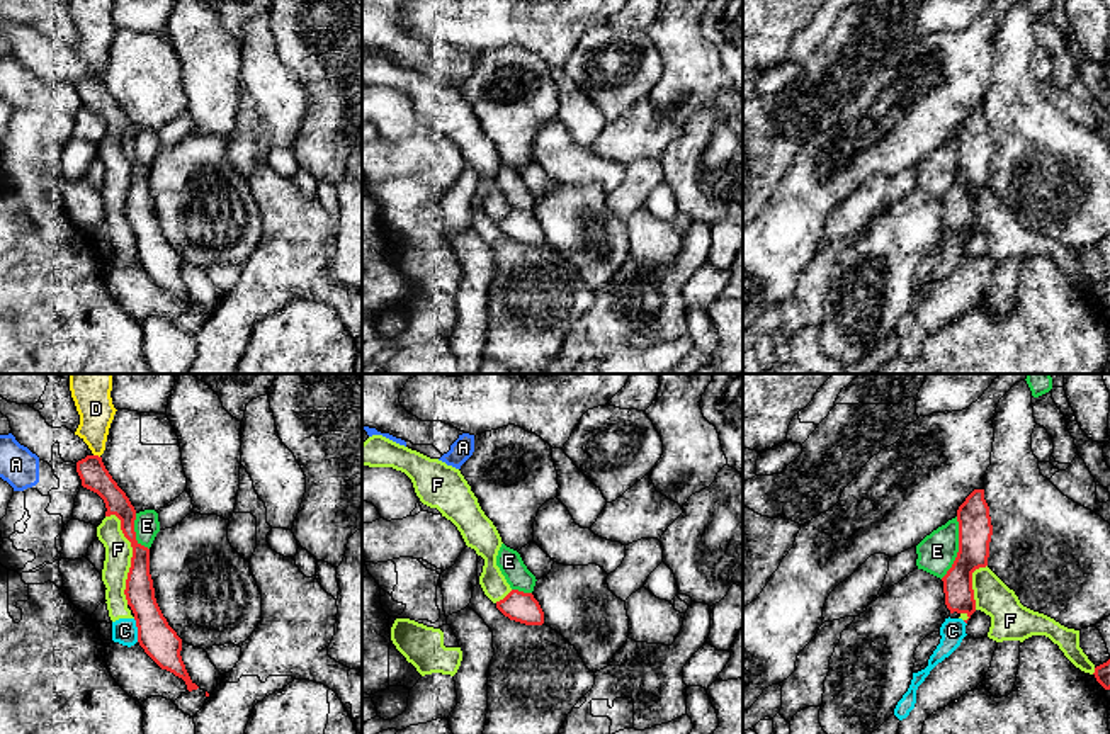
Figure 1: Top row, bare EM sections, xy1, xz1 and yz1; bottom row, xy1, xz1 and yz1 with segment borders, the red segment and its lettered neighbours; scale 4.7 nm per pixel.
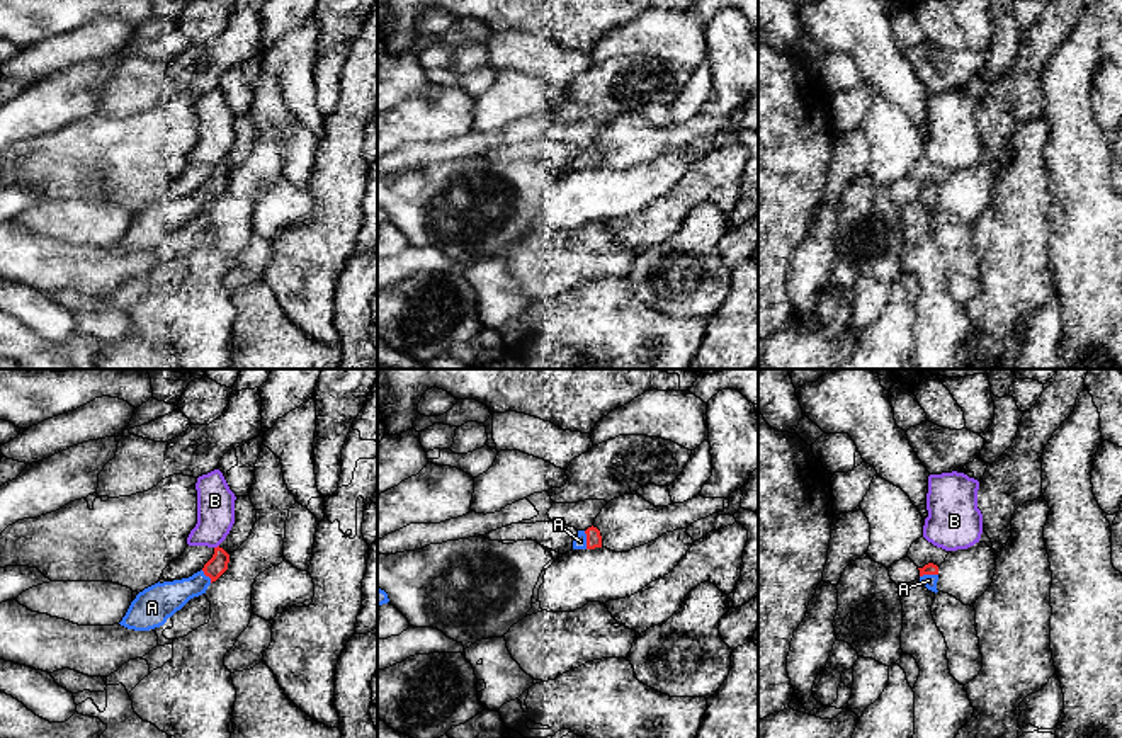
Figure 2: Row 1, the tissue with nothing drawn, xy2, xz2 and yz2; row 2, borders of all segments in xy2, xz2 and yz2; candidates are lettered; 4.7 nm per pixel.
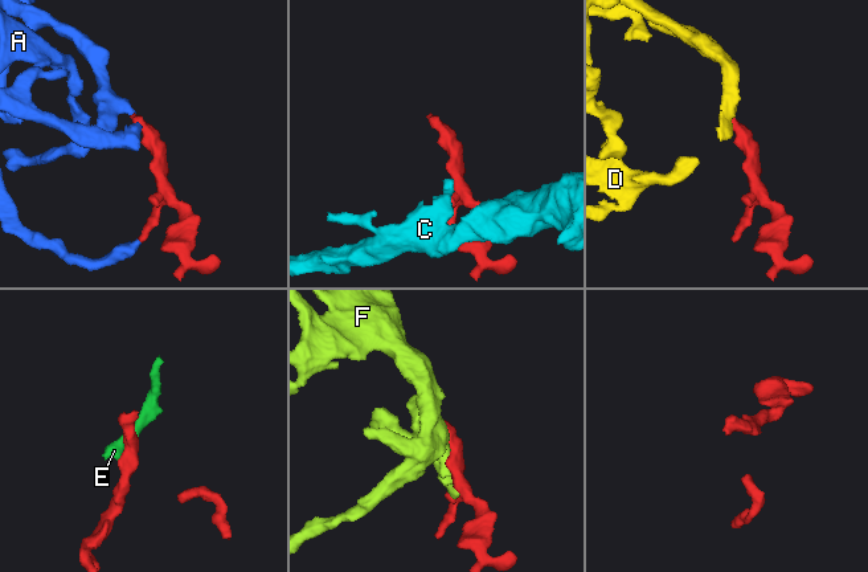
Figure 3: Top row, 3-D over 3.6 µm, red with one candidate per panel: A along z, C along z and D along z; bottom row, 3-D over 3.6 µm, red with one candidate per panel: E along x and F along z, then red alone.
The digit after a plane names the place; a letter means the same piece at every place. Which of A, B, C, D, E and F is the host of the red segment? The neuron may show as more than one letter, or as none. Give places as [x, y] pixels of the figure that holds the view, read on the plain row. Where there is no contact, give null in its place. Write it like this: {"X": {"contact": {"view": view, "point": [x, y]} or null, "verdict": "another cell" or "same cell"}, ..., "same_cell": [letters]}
{"A": {"contact": {"view": "xz2", "point": [587, 158]}, "verdict": "same cell"}, "B": {"contact": {"view": "xy2", "point": [218, 165]}, "verdict": "another cell"}, "C": {"contact": {"view": "xy1", "point": [138, 250]}, "verdict": "another cell"}, "D": {"contact": {"view": "xy1", "point": [97, 75]}, "verdict": "another cell"}, "E": {"contact": {"view": "yz1", "point": [959, 167]}, "verdict": "another cell"}, "F": {"contact": {"view": "xy1", "point": [131, 177]}, "verdict": "another cell"}, "same_cell": ["A"]}

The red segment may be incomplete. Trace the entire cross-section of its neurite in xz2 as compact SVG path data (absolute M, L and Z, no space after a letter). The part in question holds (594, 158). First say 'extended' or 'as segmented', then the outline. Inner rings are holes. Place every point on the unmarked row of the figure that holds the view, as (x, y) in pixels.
extended; M588 146L586 150L578 150L573 160L573 168L595 168L602 167L602 155L597 146Z

